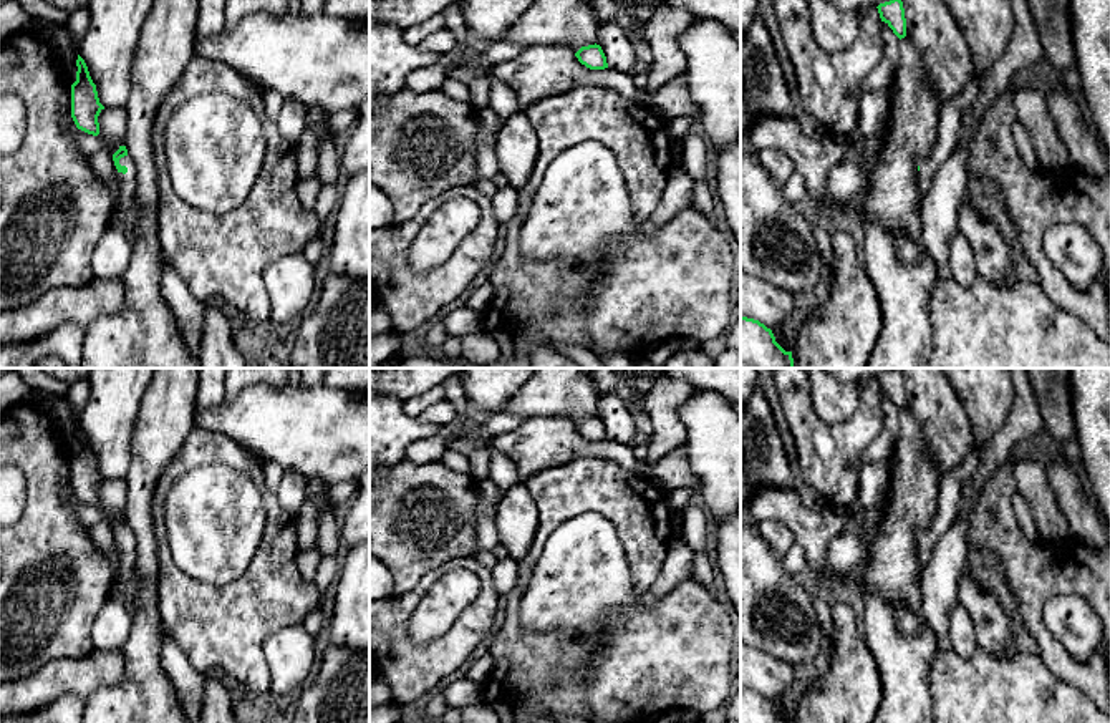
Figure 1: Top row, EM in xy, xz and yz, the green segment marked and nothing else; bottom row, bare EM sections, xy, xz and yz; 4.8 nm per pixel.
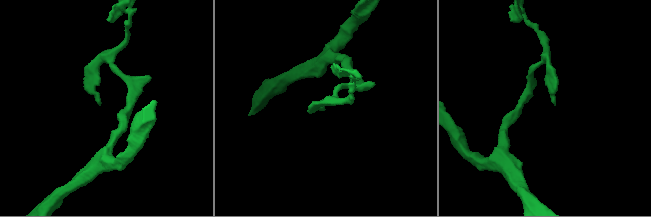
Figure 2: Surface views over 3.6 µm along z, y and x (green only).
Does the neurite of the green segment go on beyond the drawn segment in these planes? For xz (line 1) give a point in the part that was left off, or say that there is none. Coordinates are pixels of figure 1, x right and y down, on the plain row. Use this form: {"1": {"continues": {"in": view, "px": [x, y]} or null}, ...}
{"1": {"continues": null}}

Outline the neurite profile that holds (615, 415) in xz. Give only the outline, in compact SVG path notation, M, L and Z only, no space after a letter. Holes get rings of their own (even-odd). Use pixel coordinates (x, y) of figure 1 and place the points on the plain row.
M613 393L600 395L596 403L596 416L601 418L608 439L628 446L635 444L636 426L628 406L620 396Z

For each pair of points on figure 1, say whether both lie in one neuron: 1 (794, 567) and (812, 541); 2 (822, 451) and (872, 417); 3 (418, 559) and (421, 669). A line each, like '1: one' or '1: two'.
1: two
2: one
3: two

